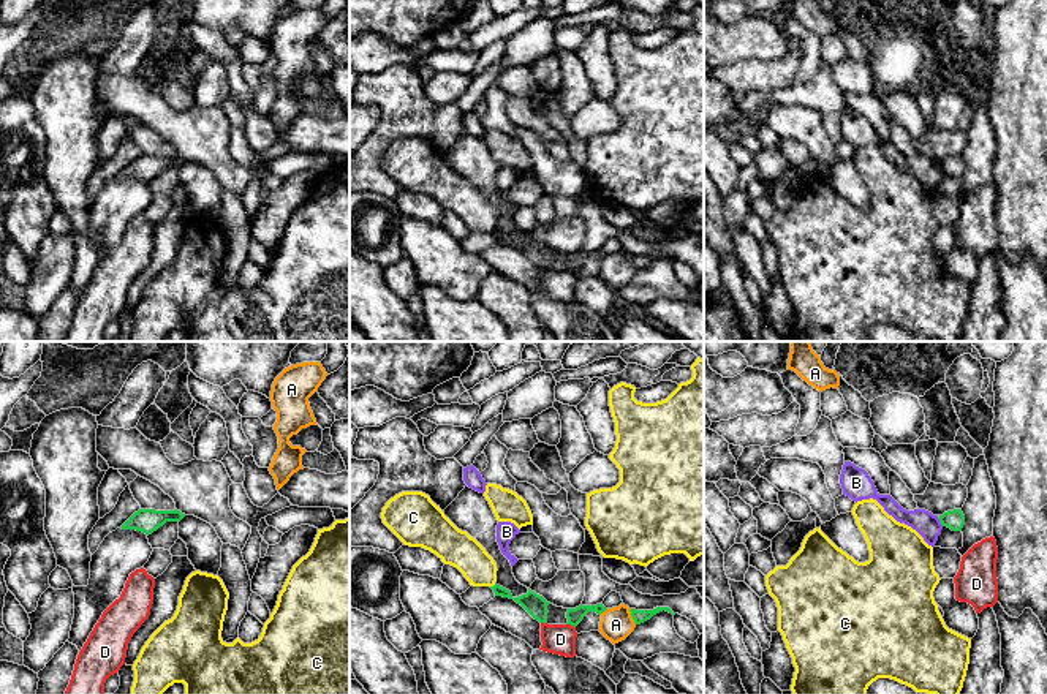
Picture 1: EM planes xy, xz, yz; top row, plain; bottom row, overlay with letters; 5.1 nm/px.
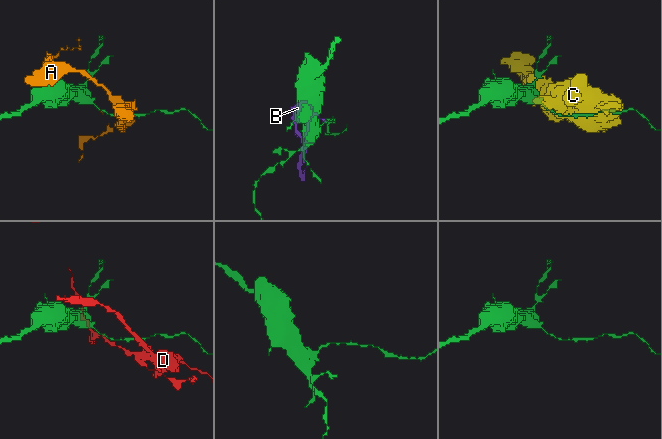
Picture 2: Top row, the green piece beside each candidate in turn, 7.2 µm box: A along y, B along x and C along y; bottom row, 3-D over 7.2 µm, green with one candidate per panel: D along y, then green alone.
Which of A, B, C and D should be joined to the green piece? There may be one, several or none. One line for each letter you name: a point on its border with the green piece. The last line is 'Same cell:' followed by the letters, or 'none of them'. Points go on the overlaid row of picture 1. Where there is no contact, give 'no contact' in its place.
Same cell: none of them

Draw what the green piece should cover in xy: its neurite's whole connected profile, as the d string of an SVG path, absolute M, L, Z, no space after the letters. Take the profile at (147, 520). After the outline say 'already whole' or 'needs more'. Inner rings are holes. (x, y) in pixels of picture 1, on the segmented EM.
M139 509L120 528L142 531L147 536L163 526L166 522L180 522L185 517L180 511Z; already whole

